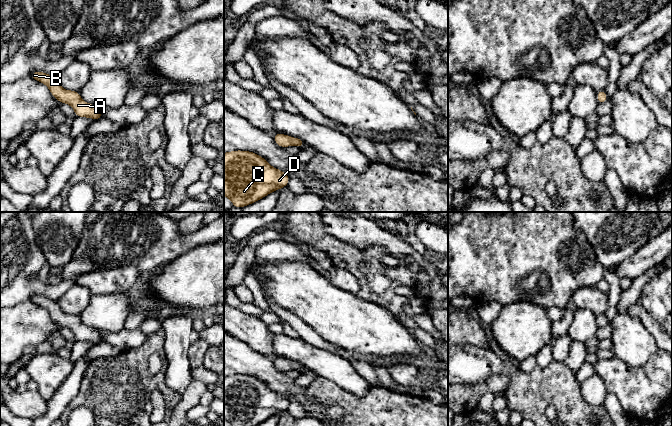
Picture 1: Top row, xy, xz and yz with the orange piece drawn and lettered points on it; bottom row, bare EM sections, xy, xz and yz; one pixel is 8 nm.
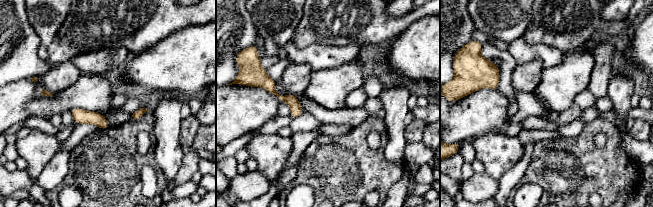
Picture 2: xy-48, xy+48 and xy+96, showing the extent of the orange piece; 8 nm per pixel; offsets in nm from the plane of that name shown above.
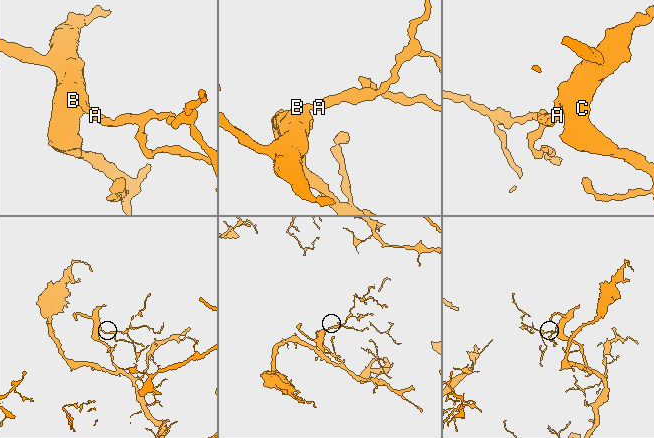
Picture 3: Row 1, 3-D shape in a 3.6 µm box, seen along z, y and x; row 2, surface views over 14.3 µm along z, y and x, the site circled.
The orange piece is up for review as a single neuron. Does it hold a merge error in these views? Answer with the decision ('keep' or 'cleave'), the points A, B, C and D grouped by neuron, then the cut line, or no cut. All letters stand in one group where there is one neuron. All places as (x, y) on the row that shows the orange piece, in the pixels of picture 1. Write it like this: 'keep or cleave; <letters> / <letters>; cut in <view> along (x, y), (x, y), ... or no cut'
keep; A B C D; no cut

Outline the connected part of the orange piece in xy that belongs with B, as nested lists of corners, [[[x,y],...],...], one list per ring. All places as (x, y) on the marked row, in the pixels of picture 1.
[[[41,71],[33,72],[30,77],[45,84],[52,96],[60,103],[69,104],[74,109],[76,117],[86,117],[96,120],[103,118],[98,107],[84,102],[78,91],[63,89],[56,77]]]

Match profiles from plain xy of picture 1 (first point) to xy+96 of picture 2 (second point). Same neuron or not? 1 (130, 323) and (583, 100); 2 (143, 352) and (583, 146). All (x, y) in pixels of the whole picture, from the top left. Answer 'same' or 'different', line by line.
1: same
2: same

